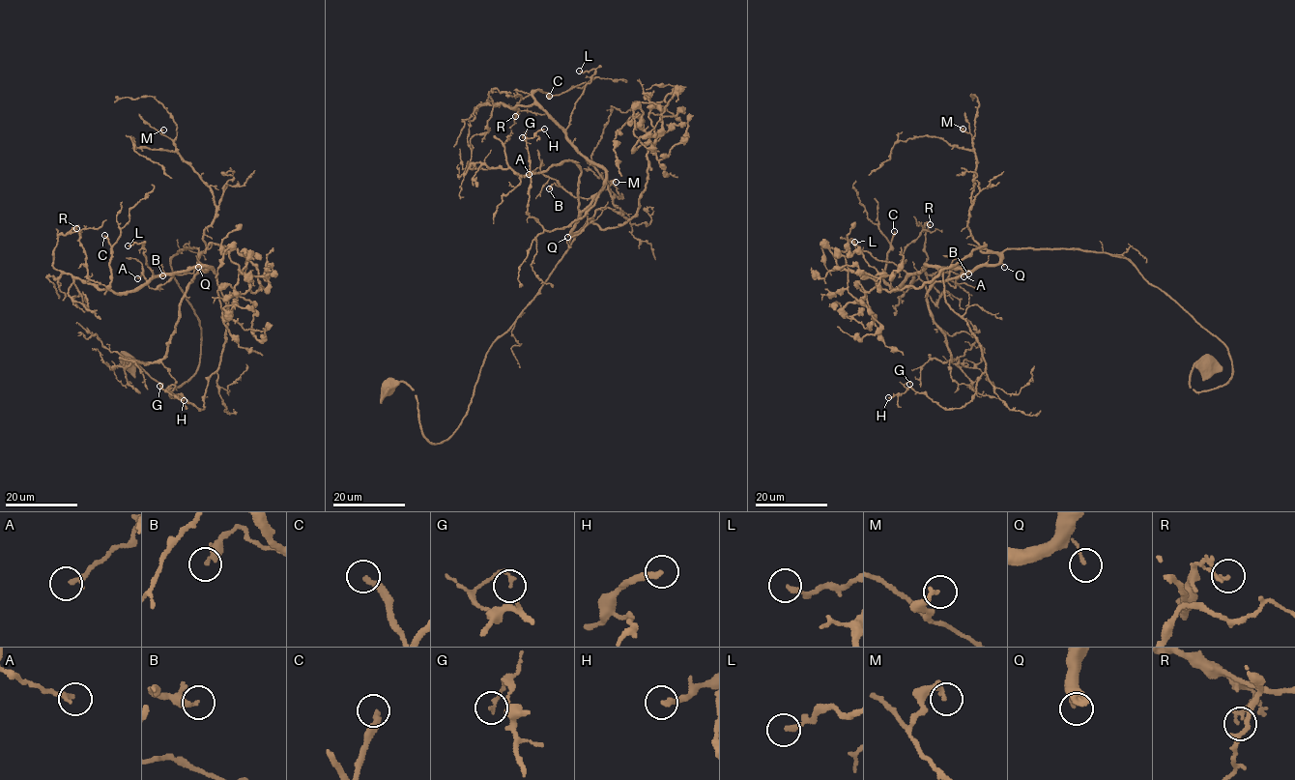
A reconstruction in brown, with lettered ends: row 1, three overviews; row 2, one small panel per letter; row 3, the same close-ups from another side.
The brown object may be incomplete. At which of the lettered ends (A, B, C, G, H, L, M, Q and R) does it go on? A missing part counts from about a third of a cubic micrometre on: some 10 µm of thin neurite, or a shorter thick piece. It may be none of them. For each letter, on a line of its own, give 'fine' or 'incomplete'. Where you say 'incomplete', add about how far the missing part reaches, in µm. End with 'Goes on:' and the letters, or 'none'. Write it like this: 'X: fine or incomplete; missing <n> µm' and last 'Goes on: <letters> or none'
A: fine
B: fine
C: incomplete; missing 30 µm
G: fine
H: fine
L: fine
M: fine
Q: fine
R: fine
Goes on: C

